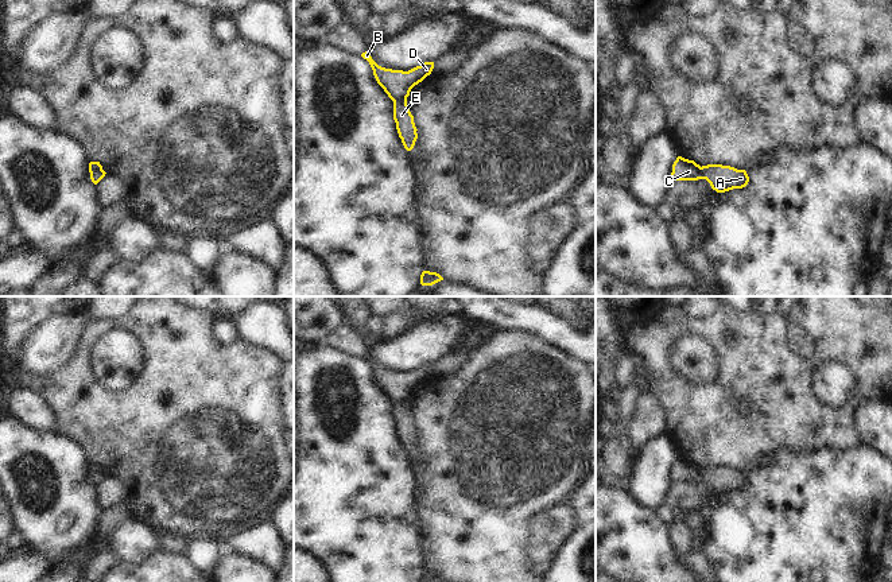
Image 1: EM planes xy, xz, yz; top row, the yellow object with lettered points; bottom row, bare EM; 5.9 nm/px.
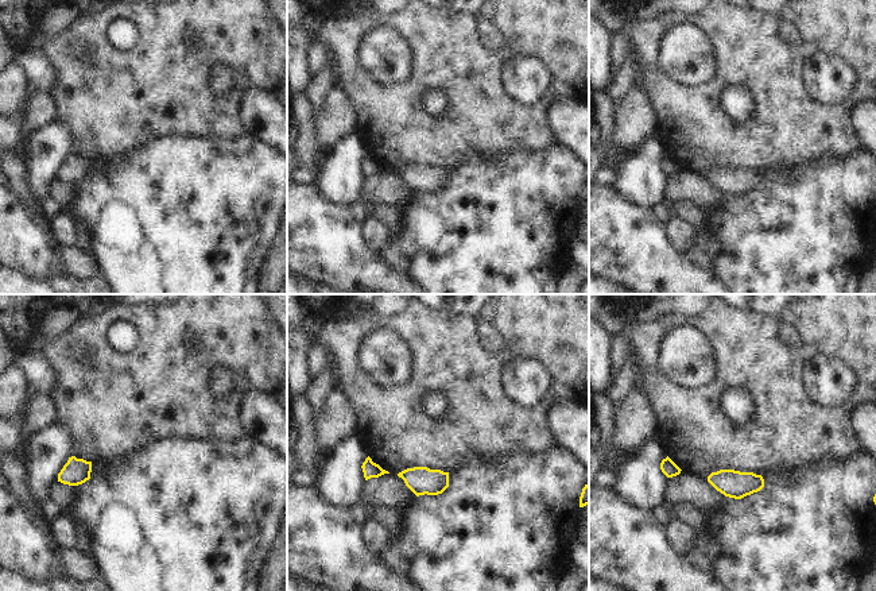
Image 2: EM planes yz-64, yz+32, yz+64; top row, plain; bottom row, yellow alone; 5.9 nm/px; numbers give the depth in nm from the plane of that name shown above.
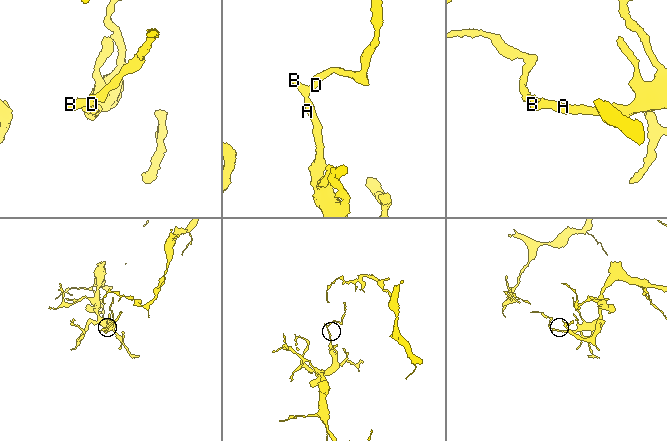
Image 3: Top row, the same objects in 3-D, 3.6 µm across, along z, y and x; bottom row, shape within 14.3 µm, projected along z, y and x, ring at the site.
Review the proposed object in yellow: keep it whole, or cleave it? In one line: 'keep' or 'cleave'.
keep

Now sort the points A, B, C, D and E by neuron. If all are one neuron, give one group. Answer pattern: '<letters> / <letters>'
A B C D E

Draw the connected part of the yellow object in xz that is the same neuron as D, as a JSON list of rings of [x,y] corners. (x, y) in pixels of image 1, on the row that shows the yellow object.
[[[368,51],[361,57],[367,59],[373,70],[377,84],[393,101],[393,120],[402,143],[407,151],[411,151],[418,139],[414,116],[411,115],[407,97],[411,89],[422,82],[434,69],[434,62],[424,62],[408,71],[392,70],[379,66]]]

